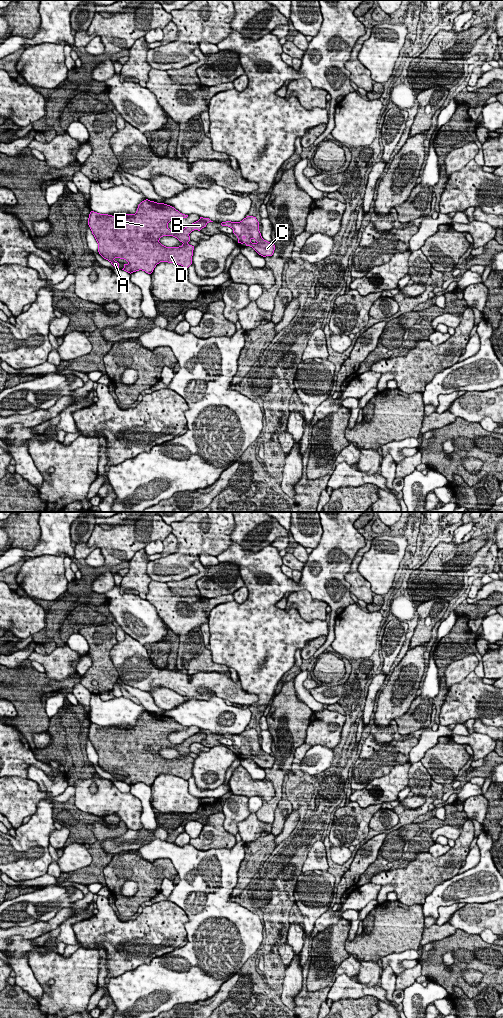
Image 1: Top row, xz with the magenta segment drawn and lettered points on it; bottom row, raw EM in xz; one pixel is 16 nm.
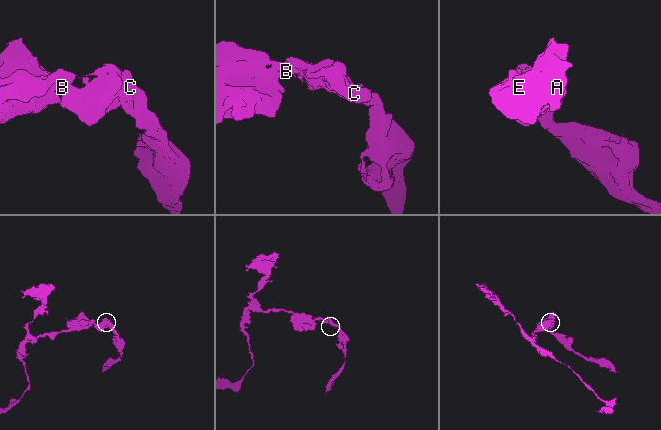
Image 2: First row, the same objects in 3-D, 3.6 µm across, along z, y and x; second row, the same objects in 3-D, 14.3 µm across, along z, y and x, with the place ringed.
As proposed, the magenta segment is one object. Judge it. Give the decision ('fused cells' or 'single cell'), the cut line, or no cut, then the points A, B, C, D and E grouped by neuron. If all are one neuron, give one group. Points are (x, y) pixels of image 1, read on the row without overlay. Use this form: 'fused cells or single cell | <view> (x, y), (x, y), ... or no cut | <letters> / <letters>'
fused cells | xz (199, 731), (206, 735) | A B D E / C

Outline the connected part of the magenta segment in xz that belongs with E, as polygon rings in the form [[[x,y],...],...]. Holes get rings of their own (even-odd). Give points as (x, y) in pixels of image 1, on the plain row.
[[[146,711],[138,717],[135,726],[124,726],[122,729],[91,723],[88,737],[98,755],[99,766],[114,779],[119,780],[119,775],[114,771],[120,770],[128,774],[124,776],[122,782],[130,786],[139,782],[151,786],[160,774],[174,775],[184,780],[188,780],[192,776],[194,758],[188,756],[189,746],[194,742],[200,743],[206,739],[206,733],[198,732],[185,739],[181,744],[173,744],[168,740],[171,732],[187,729],[188,727],[180,725],[170,717]],[[163,748],[173,748],[183,756],[179,759],[166,759],[159,754]]]

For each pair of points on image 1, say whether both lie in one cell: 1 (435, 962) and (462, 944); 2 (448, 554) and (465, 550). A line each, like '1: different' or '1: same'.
1: same
2: same

